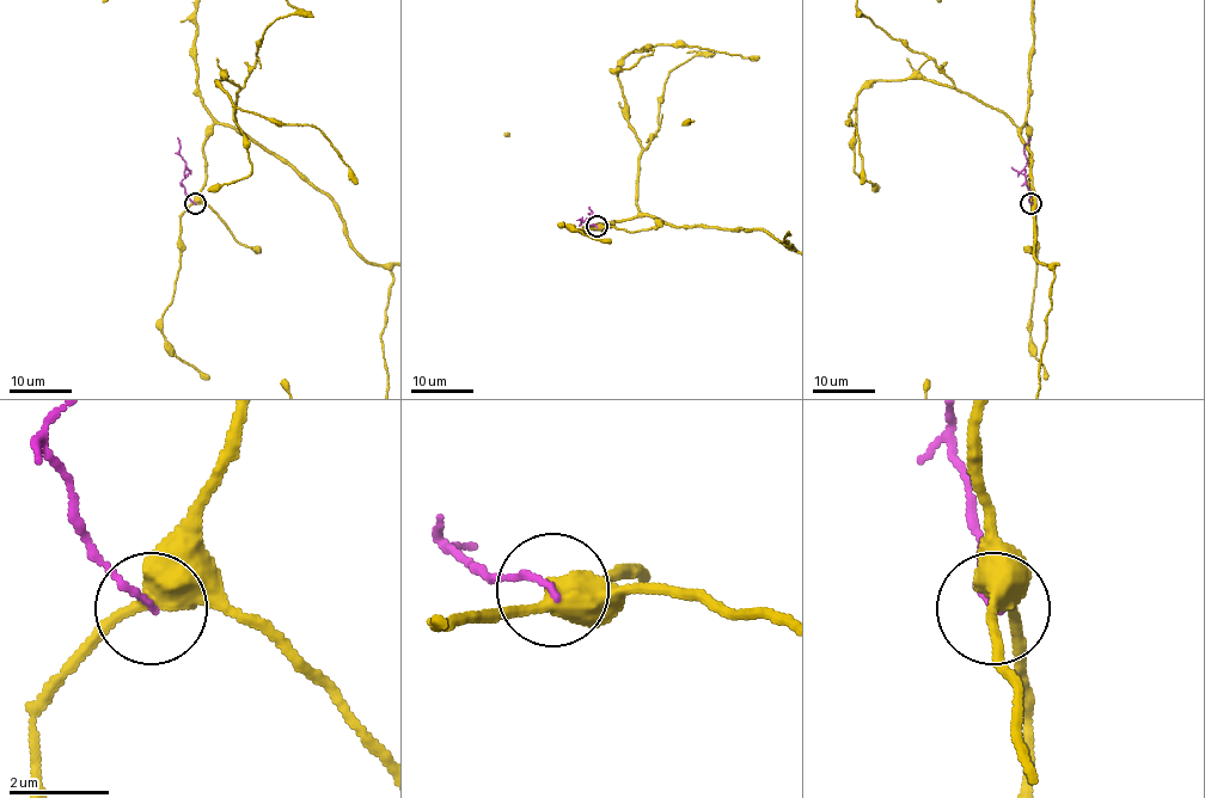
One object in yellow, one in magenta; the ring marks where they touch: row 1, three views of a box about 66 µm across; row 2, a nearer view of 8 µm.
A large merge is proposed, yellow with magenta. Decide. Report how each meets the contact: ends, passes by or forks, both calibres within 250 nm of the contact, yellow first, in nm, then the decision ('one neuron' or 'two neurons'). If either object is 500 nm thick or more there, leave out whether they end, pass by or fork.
yellow passes by; magenta ends there; 440 nm thick on the yellow side, 120 nm on the other; two neurons

